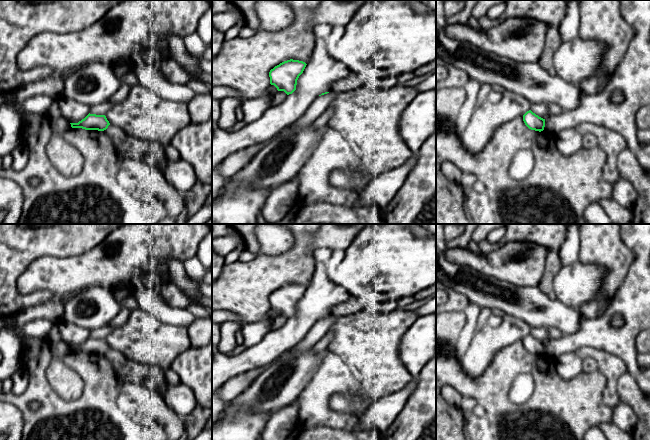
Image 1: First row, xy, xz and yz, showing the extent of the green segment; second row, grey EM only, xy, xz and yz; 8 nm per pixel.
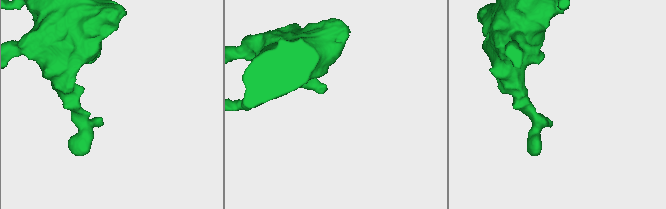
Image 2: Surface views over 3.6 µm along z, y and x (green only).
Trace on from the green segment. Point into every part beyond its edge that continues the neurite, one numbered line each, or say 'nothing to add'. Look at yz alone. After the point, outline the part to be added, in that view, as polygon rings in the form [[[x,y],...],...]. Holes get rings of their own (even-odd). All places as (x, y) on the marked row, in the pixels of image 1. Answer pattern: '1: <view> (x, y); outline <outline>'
nothing to add

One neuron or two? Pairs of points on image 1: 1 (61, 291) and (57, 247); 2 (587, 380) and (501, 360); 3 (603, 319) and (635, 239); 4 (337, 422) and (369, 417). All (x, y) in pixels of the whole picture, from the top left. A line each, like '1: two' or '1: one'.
1: two
2: one
3: one
4: two

